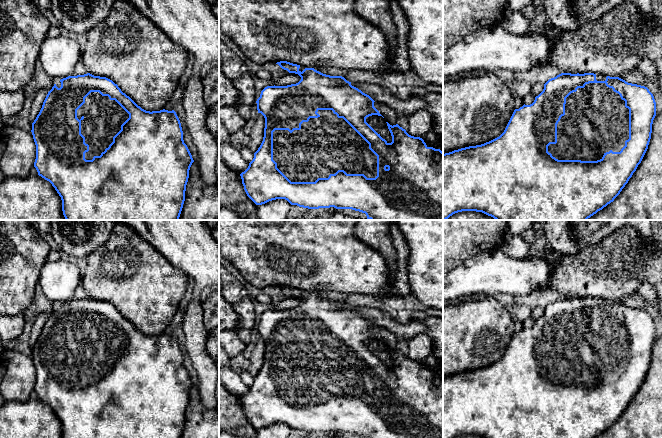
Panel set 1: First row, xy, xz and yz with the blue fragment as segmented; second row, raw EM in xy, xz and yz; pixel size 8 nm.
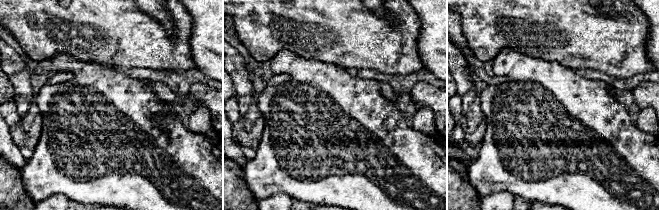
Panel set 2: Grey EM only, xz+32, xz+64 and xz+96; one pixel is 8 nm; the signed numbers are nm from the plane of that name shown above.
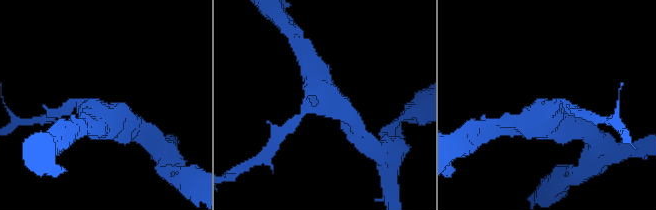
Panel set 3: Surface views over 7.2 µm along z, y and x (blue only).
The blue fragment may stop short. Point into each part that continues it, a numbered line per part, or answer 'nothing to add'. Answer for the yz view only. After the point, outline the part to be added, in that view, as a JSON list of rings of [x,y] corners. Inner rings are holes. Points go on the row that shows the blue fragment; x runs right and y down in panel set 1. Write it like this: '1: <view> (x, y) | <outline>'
1: yz (596, 120) | [[[589,83],[566,98],[565,115],[557,124],[557,143],[548,146],[548,152],[558,160],[597,161],[606,152],[620,152],[629,139],[629,109],[620,95],[605,83]]]

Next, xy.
1: xy (103, 117) | [[[91,92],[77,110],[77,118],[81,121],[81,134],[89,145],[85,159],[92,160],[109,147],[129,114],[115,100],[99,92]]]

